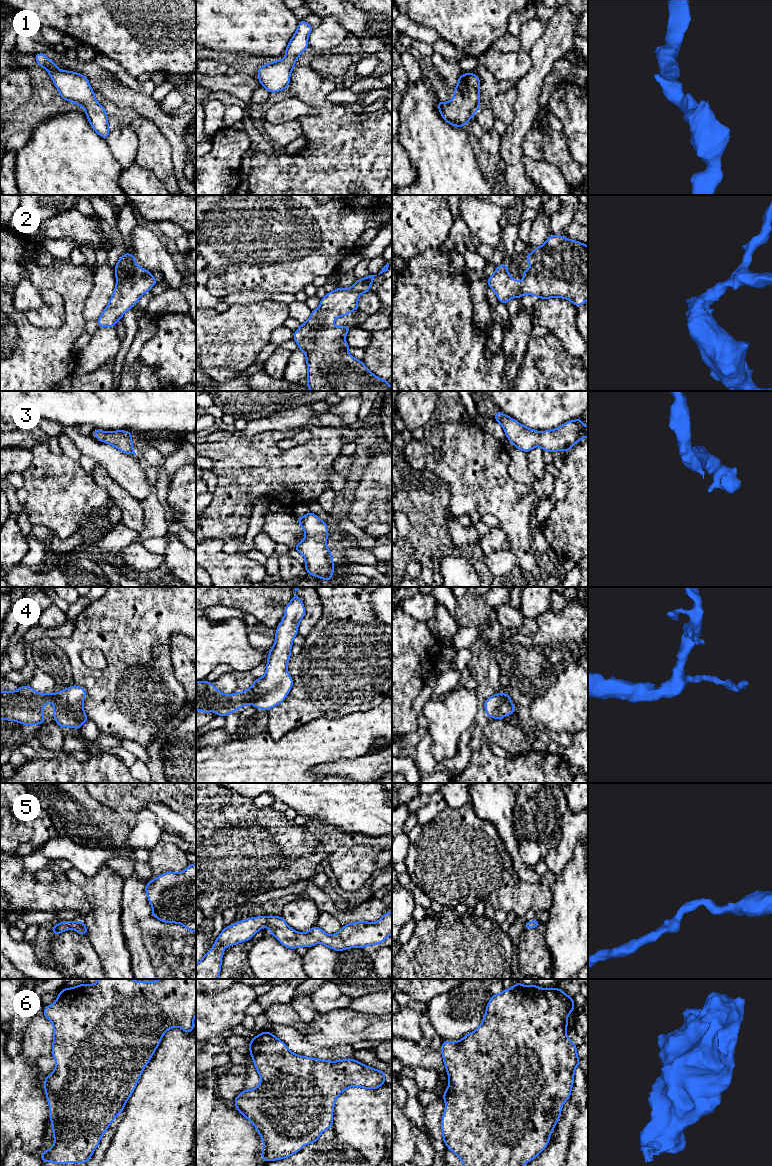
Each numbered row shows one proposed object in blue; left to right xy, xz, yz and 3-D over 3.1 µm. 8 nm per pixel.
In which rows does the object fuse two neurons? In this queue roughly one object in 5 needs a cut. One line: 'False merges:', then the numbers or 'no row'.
False merges: no row

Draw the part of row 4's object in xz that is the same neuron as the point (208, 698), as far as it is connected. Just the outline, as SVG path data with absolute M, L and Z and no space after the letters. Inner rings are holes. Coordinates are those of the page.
M295 587L295 595L285 607L285 614L276 628L275 643L269 650L266 673L256 678L250 688L234 694L220 692L211 682L196 681L196 710L203 713L216 712L226 717L247 704L257 709L269 710L285 700L293 686L287 664L293 639L298 634L299 622L306 610L302 600L296 595L301 587Z

